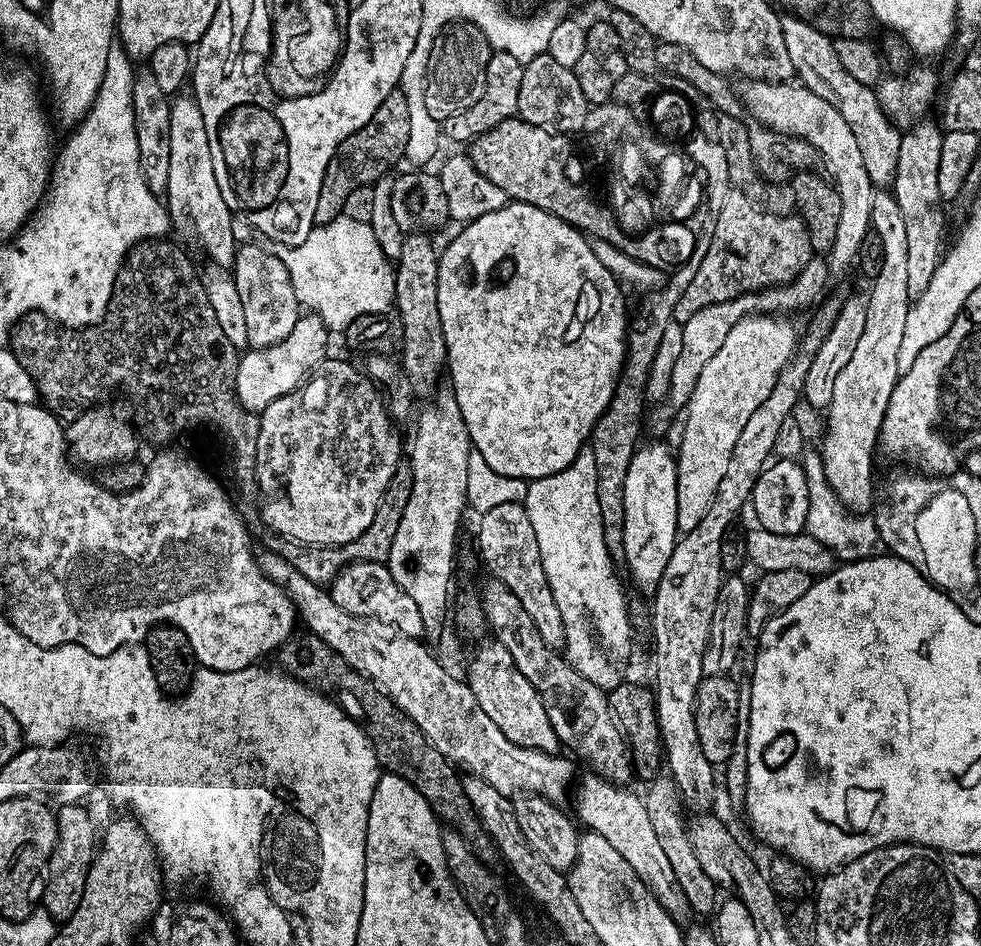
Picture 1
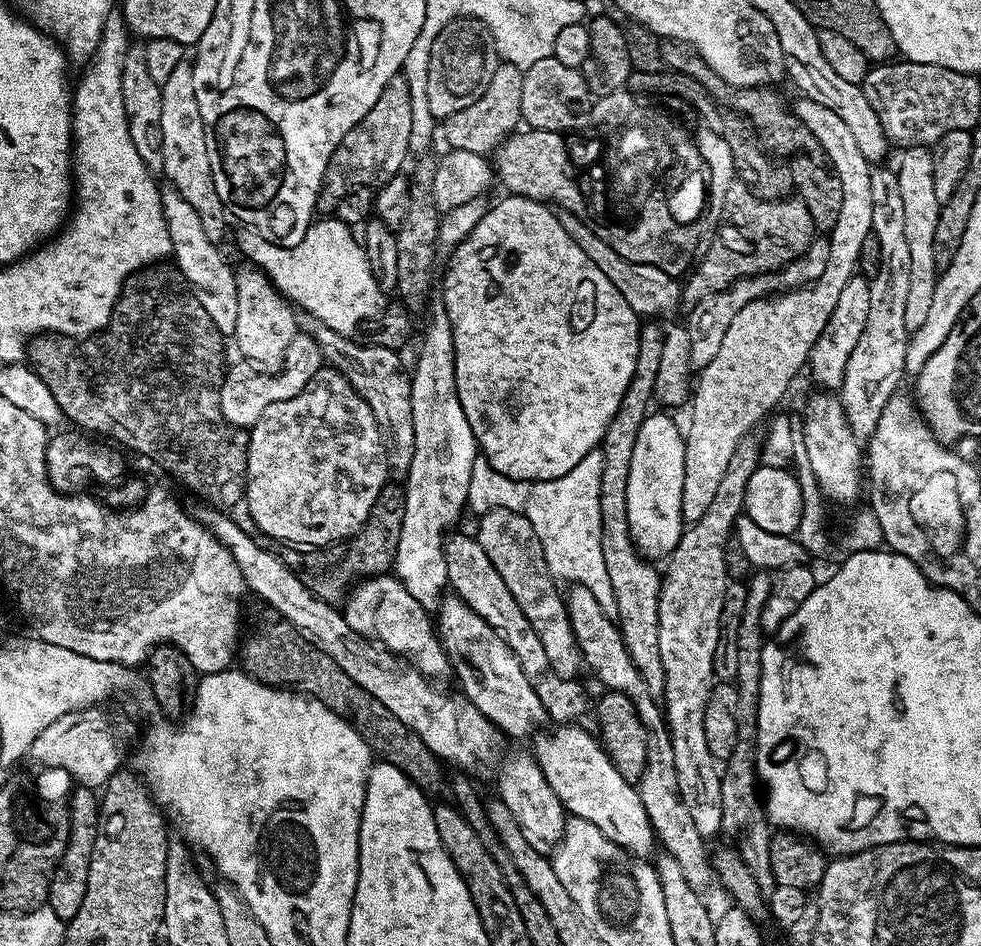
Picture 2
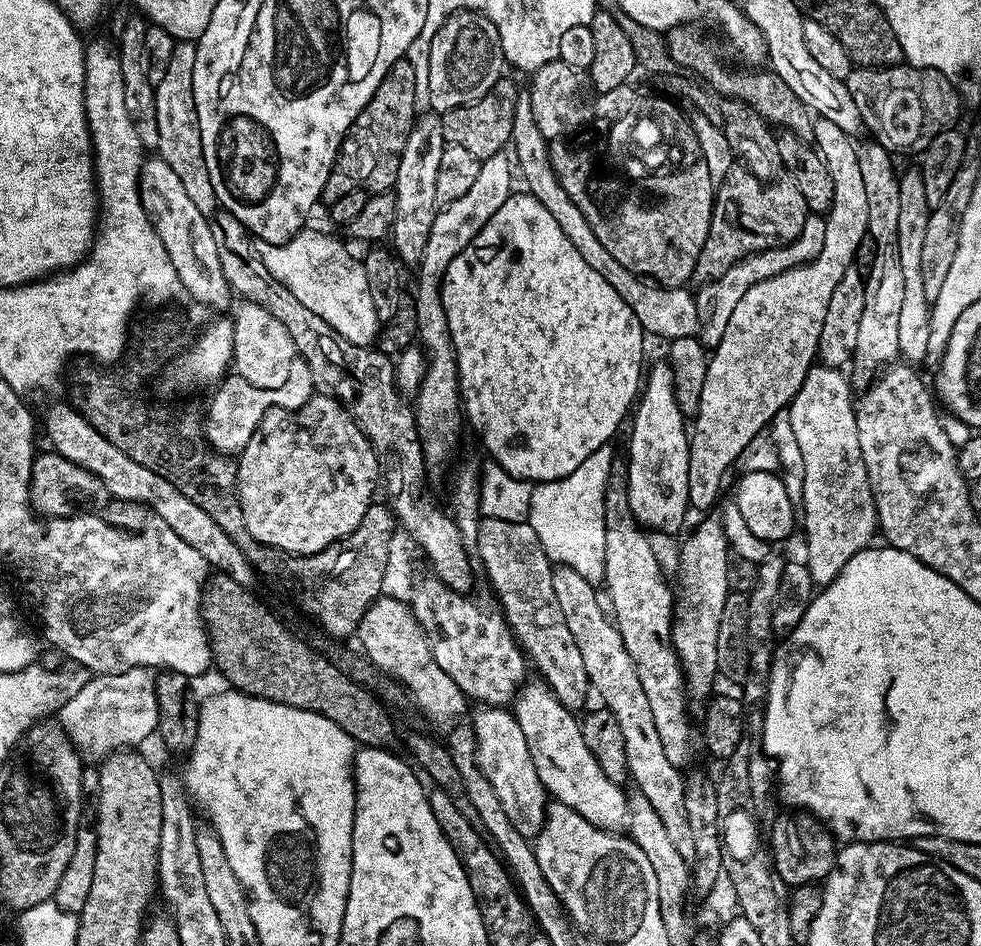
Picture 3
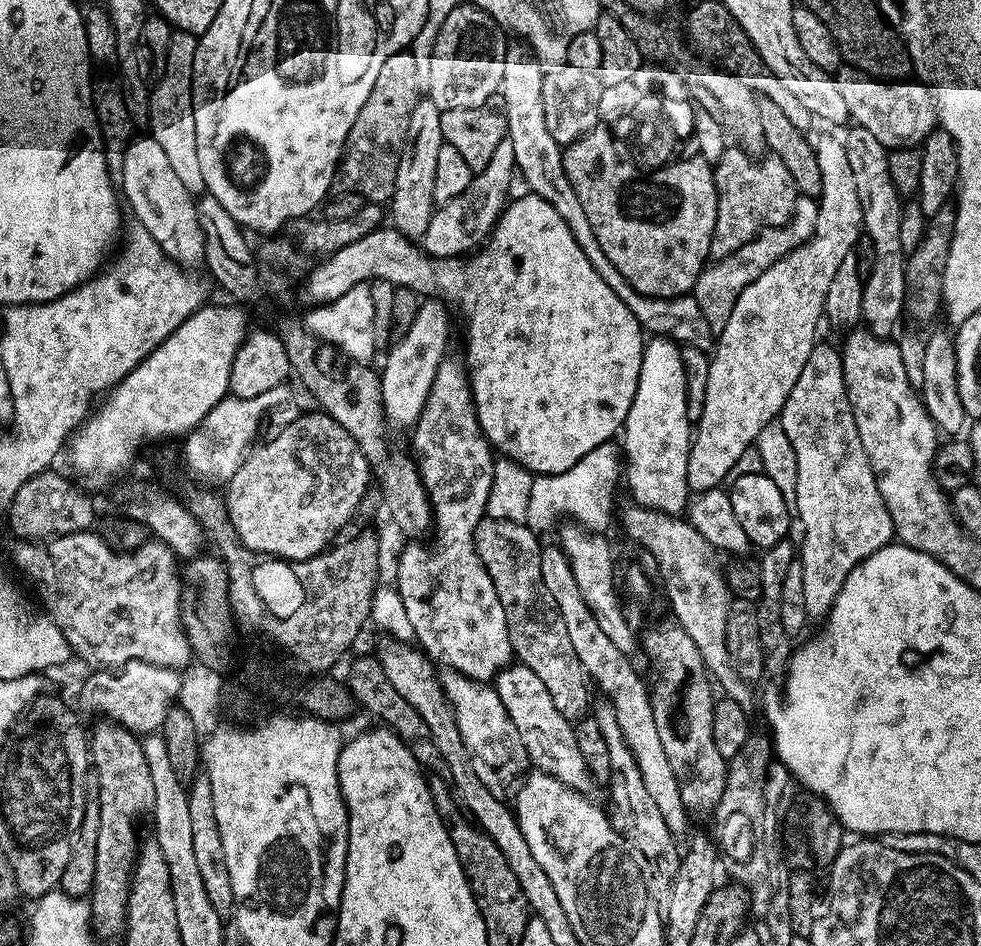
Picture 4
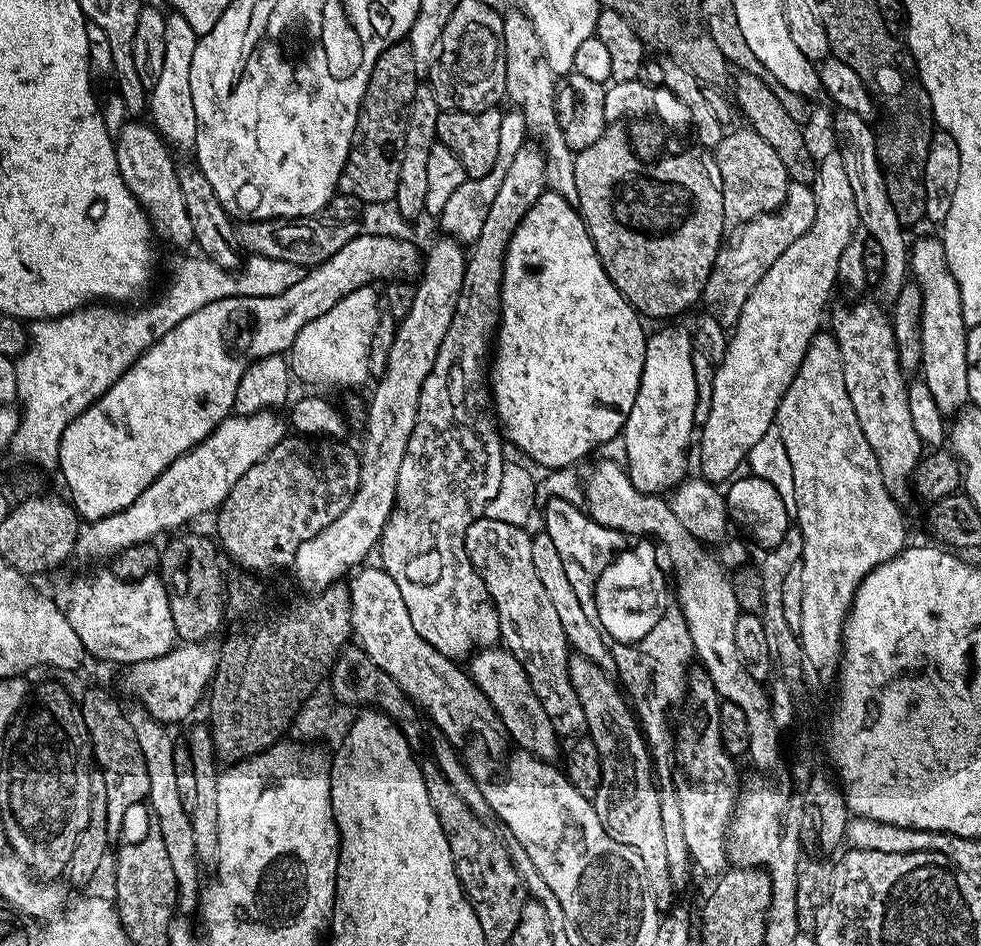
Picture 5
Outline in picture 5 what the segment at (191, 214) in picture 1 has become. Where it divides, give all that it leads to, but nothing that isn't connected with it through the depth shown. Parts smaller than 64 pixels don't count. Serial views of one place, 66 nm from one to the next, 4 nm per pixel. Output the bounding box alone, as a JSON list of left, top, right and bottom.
[147,12,200,149]

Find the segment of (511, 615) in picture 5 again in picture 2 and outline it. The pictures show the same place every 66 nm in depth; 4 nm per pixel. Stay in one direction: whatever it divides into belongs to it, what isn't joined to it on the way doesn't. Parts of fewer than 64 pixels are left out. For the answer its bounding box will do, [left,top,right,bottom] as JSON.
[474,509,582,679]

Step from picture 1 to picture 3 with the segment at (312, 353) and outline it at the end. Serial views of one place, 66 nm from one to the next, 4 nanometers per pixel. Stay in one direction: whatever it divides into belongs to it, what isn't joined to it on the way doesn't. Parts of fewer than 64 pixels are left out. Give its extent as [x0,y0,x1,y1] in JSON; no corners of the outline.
[202,374,300,454]

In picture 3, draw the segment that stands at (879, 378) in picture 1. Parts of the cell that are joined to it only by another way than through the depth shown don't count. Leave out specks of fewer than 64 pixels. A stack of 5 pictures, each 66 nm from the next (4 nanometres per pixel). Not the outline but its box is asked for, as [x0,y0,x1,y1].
[854,139,904,386]

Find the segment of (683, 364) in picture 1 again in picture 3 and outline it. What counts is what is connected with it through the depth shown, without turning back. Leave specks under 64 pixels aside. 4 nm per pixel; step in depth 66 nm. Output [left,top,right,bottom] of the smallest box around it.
[695,215,826,350]

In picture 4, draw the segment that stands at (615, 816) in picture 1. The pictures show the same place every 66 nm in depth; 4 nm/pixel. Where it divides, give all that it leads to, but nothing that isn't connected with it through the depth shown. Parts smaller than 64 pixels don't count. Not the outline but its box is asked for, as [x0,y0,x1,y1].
[494,662,594,794]

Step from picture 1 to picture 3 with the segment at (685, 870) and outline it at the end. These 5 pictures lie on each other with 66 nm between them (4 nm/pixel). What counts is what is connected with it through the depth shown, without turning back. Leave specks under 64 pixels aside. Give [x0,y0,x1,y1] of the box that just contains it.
[552,564,694,862]

